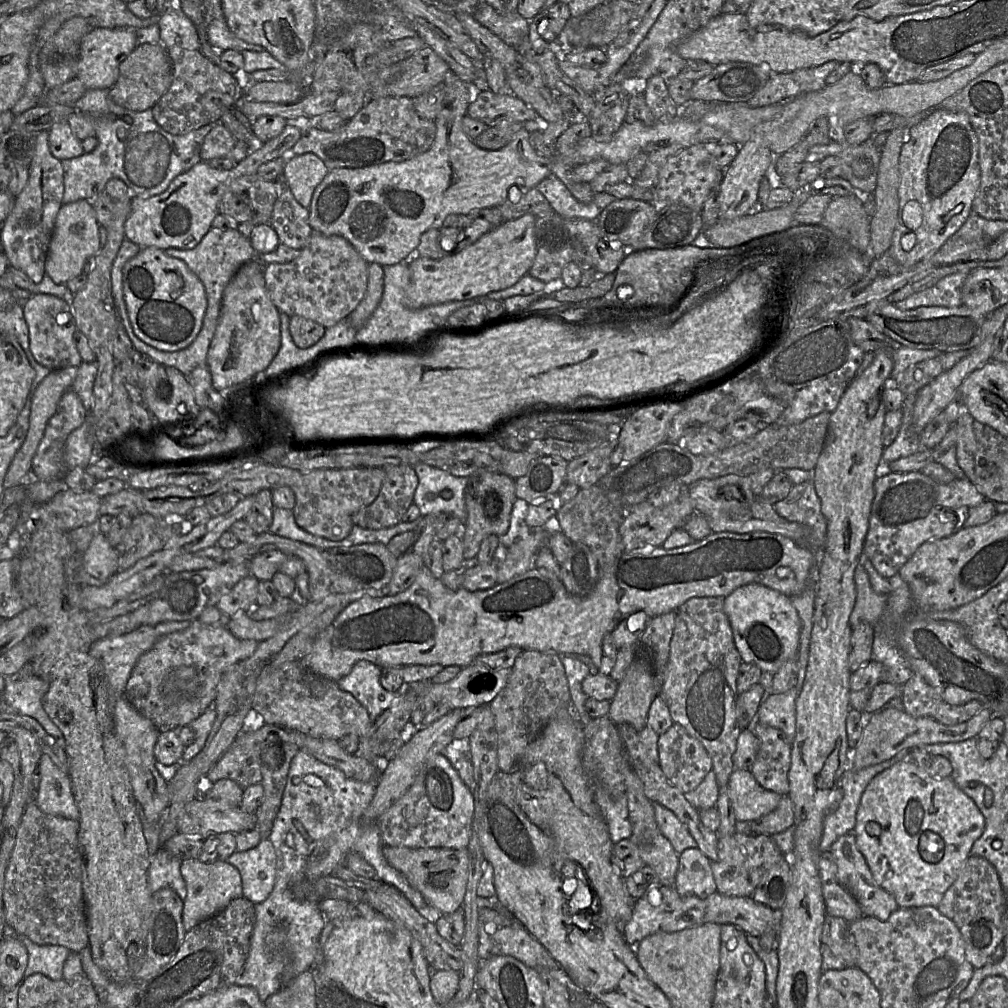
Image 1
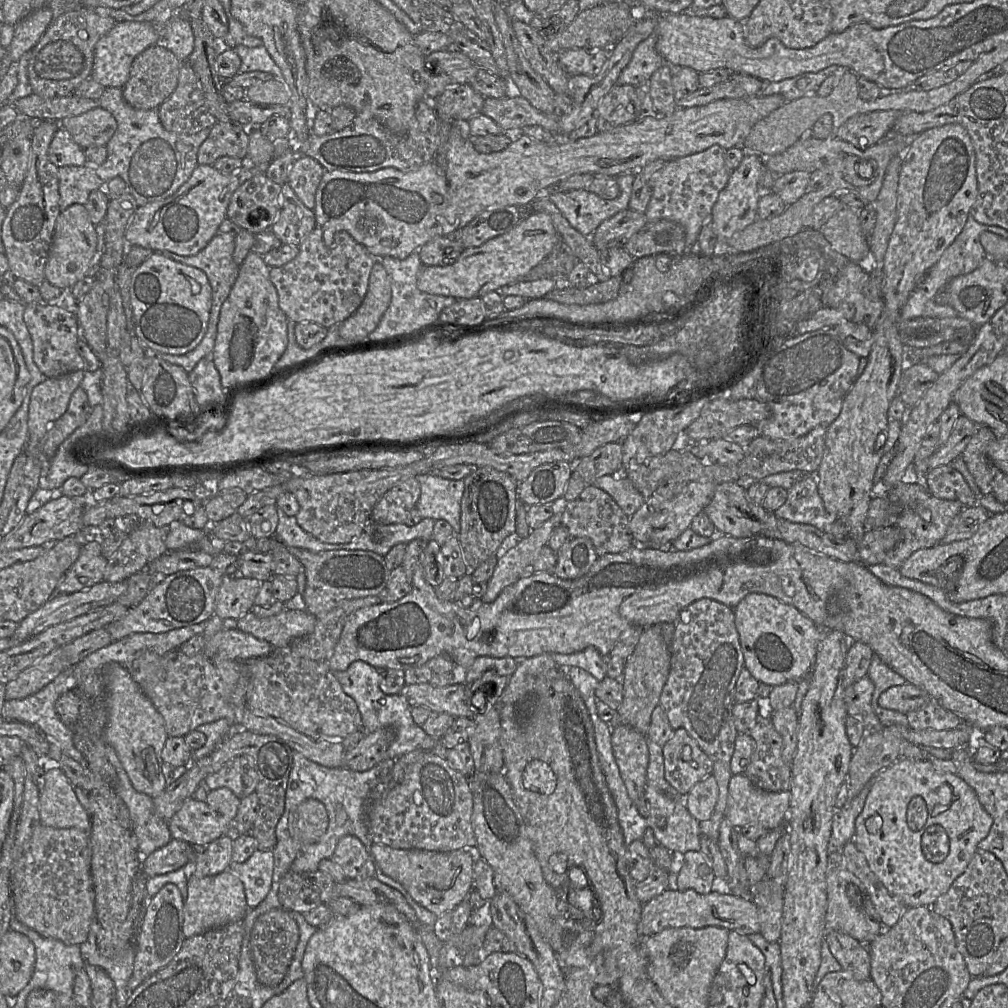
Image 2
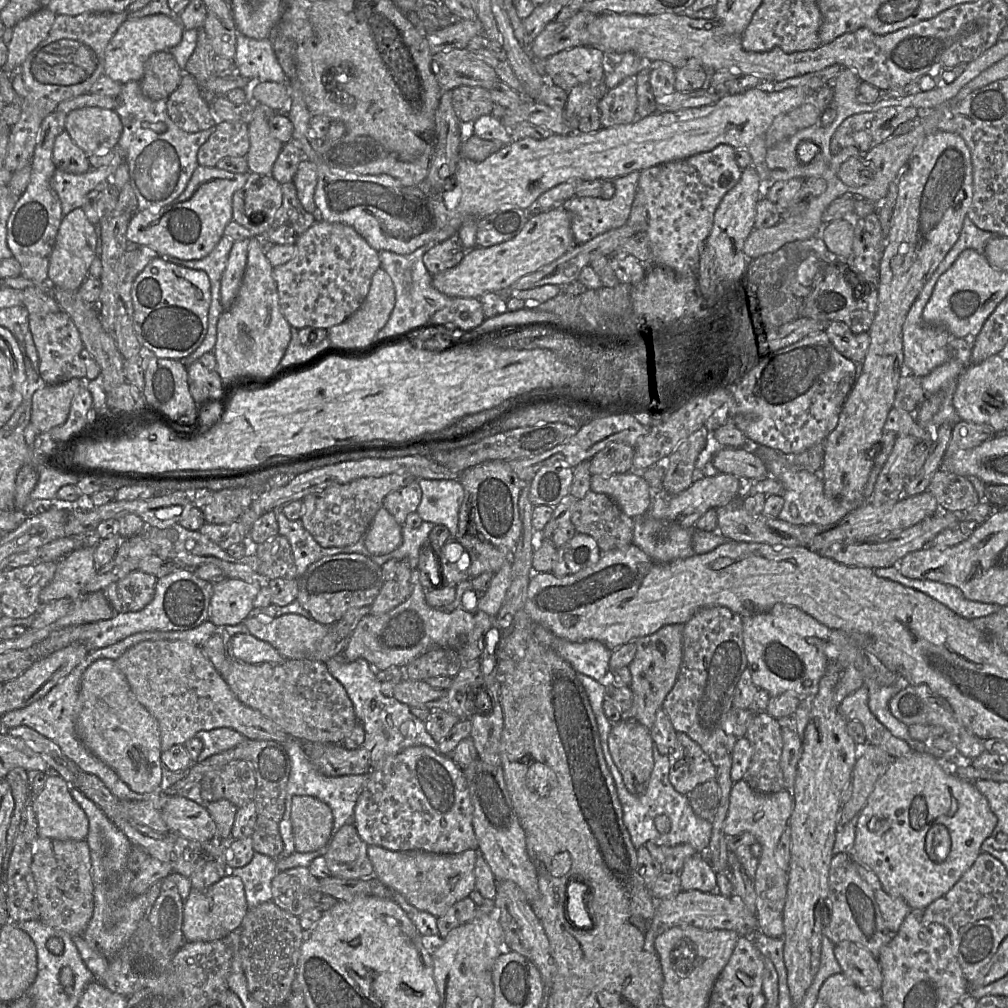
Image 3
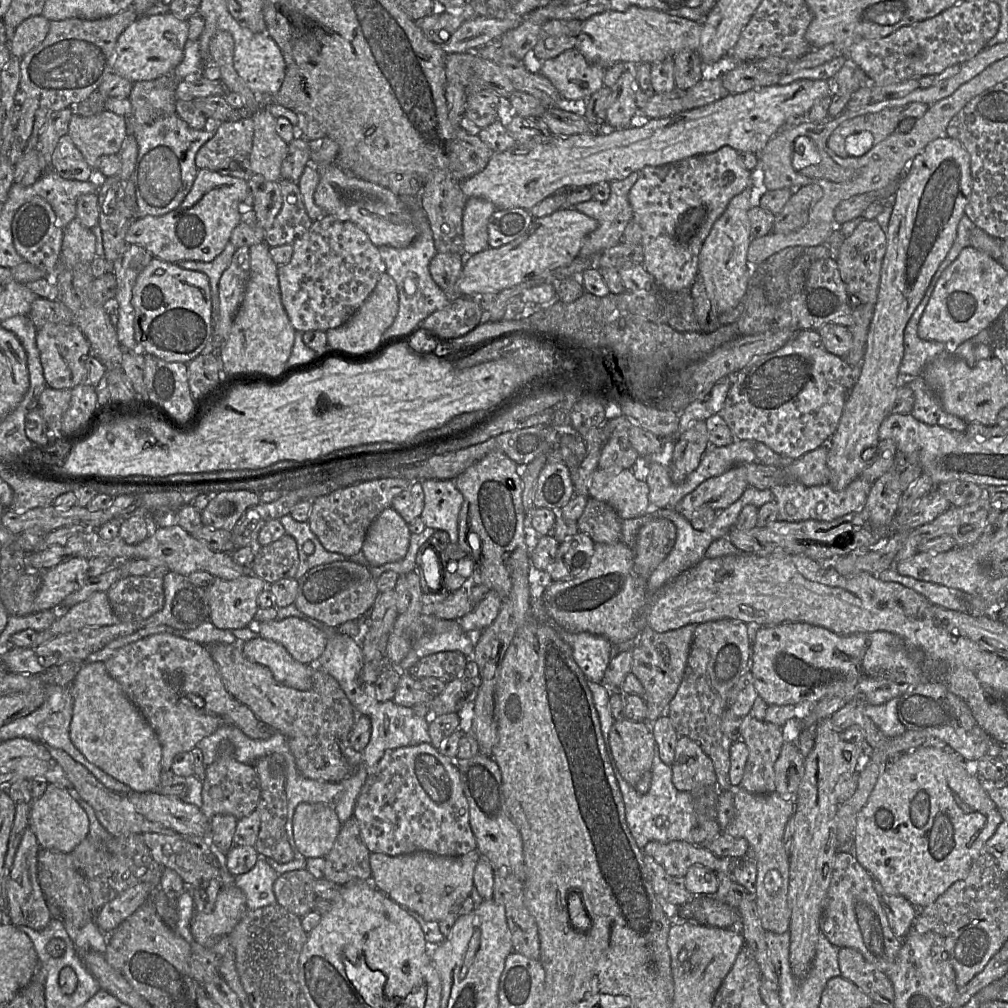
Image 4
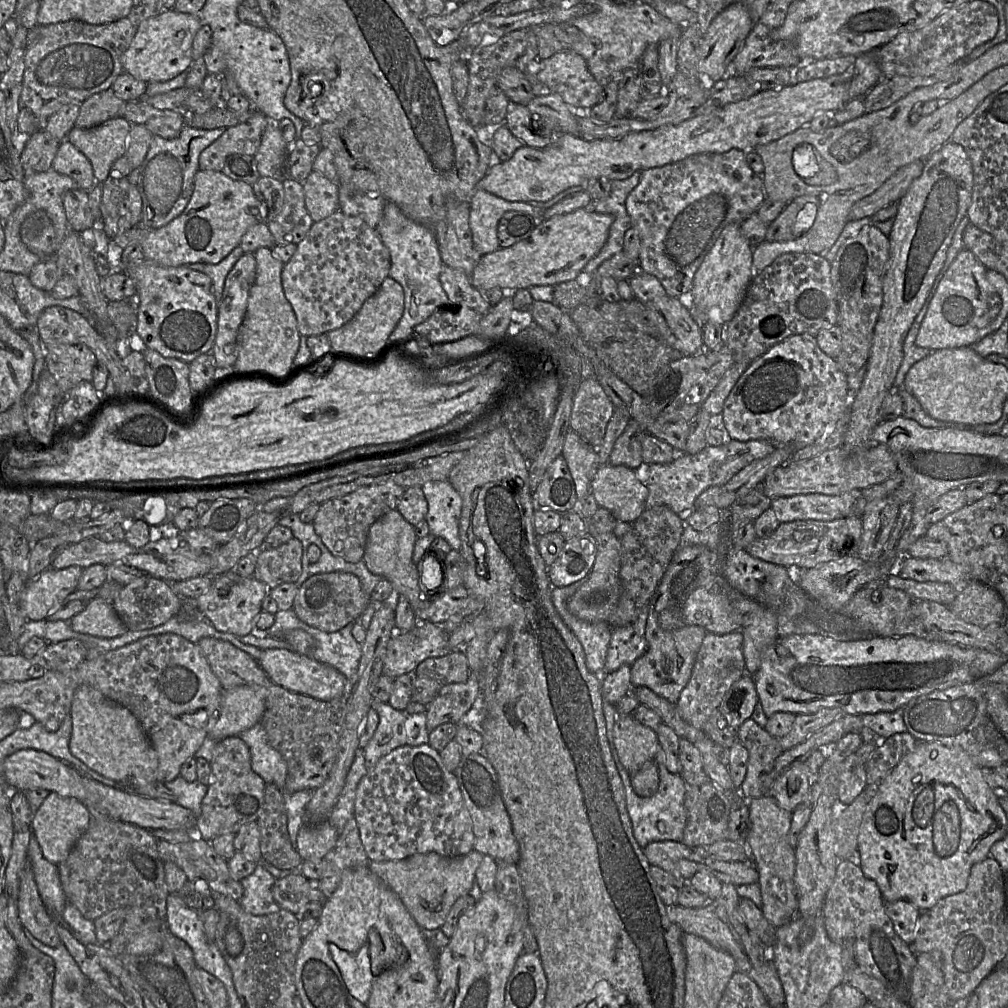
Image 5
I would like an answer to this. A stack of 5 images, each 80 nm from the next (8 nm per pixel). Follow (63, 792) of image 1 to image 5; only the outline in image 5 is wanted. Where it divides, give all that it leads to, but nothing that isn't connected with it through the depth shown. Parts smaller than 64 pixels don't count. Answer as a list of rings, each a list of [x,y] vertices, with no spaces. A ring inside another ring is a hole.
[[[49,792],[32,817],[32,833],[38,840],[44,857],[57,866],[65,861],[78,839],[90,826],[92,817],[89,809],[78,799]]]

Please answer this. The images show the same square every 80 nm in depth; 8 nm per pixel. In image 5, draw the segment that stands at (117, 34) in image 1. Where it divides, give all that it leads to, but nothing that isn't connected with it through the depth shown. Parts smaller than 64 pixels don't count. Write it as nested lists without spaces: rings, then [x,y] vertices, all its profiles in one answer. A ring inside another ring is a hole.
[[[164,10],[137,26],[135,37],[122,56],[124,72],[144,82],[164,82],[187,72],[193,62],[193,39],[203,25],[198,15]]]

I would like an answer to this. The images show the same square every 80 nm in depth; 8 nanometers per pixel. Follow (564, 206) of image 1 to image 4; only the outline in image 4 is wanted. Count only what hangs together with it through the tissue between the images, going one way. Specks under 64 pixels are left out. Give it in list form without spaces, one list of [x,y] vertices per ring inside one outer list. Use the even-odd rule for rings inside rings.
[[[636,171],[624,180],[611,182],[611,194],[606,202],[591,199],[574,206],[598,222],[597,229],[584,238],[578,257],[593,257],[622,242],[626,226],[634,218],[629,193],[638,178]]]

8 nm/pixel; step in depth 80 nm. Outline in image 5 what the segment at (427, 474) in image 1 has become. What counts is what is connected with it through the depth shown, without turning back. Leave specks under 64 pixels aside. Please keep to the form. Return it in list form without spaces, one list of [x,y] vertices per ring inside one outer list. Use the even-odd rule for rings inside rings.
[[[449,480],[429,481],[422,486],[427,500],[428,511],[425,521],[430,533],[445,539],[452,549],[461,552],[459,522],[462,498]]]

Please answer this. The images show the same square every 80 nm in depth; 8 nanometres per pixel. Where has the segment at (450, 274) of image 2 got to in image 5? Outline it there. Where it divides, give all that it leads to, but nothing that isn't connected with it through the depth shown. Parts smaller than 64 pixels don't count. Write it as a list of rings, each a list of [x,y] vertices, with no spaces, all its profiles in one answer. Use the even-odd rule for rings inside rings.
[[[585,208],[553,216],[540,222],[528,238],[483,255],[470,275],[471,284],[481,291],[501,288],[511,293],[532,286],[556,286],[575,280],[605,245],[613,221],[614,216],[610,214]]]

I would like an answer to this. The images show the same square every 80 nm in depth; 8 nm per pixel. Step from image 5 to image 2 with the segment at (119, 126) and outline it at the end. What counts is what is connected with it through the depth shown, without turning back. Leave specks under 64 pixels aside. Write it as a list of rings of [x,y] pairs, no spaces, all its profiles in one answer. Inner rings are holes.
[[[94,108],[77,116],[66,117],[59,124],[83,149],[92,146],[106,147],[117,128],[116,119],[103,108]]]

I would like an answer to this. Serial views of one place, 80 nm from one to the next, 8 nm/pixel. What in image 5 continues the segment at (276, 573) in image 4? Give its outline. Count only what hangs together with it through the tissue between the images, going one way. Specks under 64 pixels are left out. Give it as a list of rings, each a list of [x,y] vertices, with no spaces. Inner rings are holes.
[[[293,537],[288,542],[257,551],[253,577],[272,589],[282,583],[295,583],[302,572],[303,548],[301,541]]]

